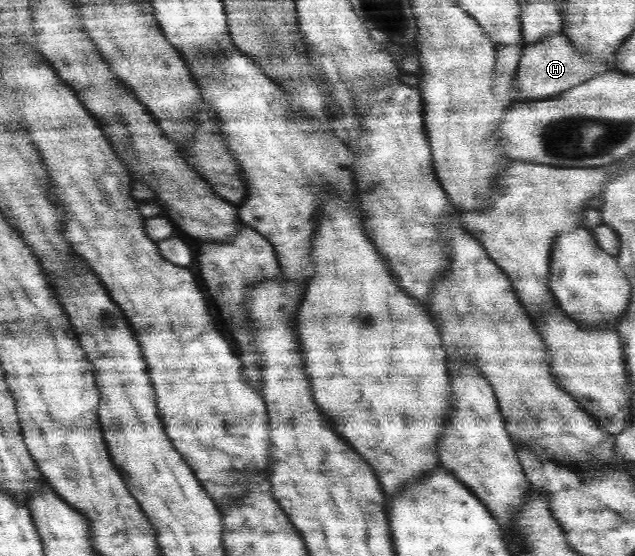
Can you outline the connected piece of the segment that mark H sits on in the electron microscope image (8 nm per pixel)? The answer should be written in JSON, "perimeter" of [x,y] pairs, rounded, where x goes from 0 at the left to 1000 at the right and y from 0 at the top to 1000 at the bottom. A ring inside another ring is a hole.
{"perimeter":[[[887,59],[874,61],[855,76],[824,83],[813,142],[806,149],[808,165],[825,183],[866,178],[957,129],[959,124],[967,124],[967,115],[945,115],[945,110],[935,112],[929,103],[912,99]]]}

